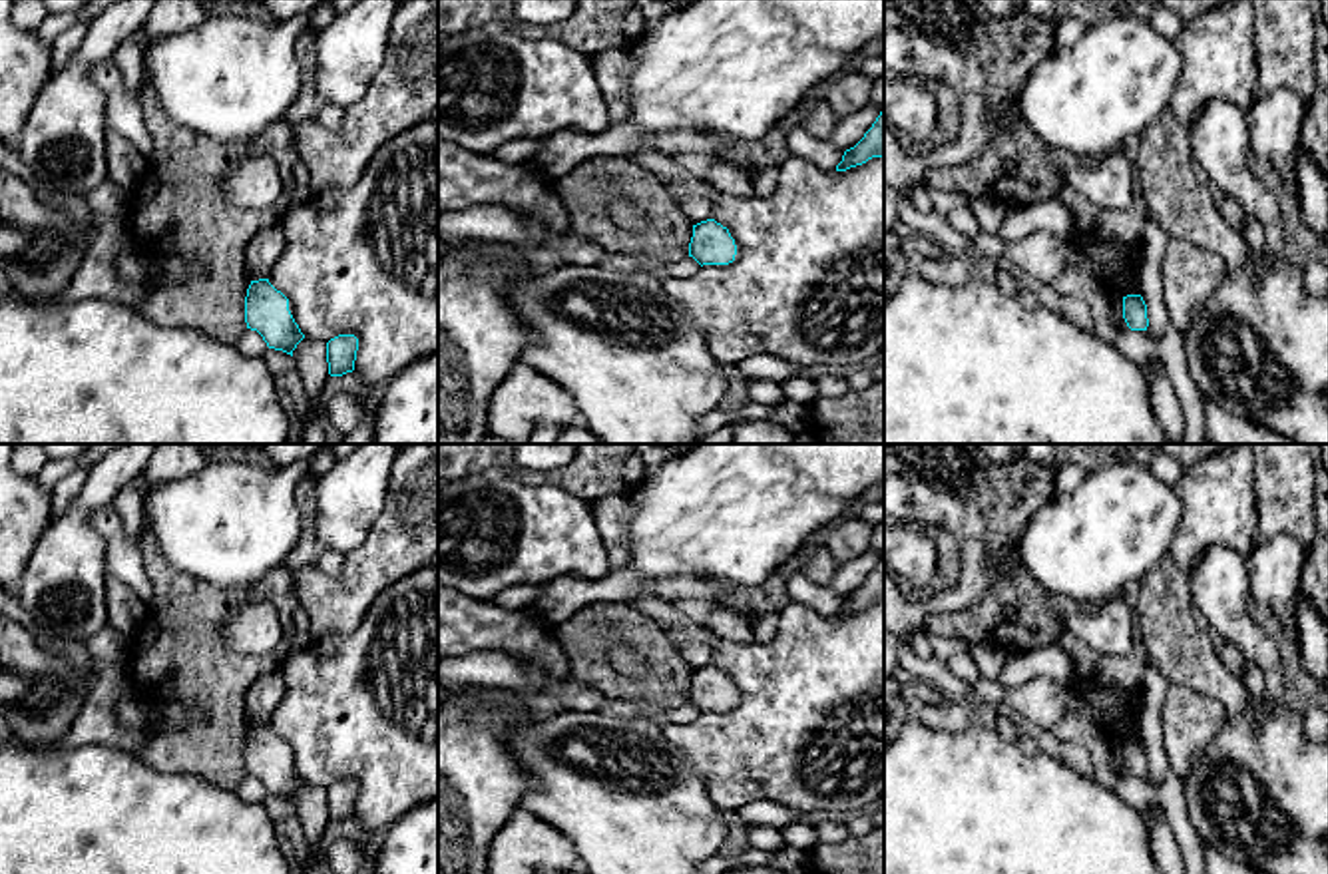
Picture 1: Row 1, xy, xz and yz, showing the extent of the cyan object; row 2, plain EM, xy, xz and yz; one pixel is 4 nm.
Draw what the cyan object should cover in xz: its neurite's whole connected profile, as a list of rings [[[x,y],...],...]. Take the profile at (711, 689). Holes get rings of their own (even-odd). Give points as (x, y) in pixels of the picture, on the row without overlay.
[[[715,665],[693,671],[689,703],[703,711],[729,711],[735,707],[737,691],[729,675]]]

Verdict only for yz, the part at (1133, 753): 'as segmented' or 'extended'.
as segmented

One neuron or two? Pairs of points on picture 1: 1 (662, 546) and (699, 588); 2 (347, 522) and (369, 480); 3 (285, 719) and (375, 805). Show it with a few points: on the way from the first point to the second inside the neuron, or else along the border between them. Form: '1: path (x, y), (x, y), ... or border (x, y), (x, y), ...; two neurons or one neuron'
1: border (644, 578), (709, 580); two neurons
2: path (347, 512), (347, 502), (359, 490); one neuron
3: path (311, 723), (367, 779); one neuron

